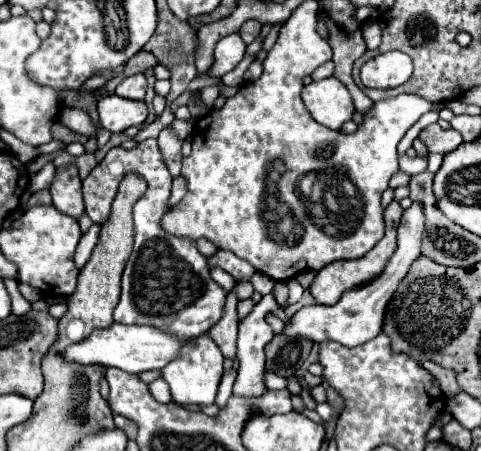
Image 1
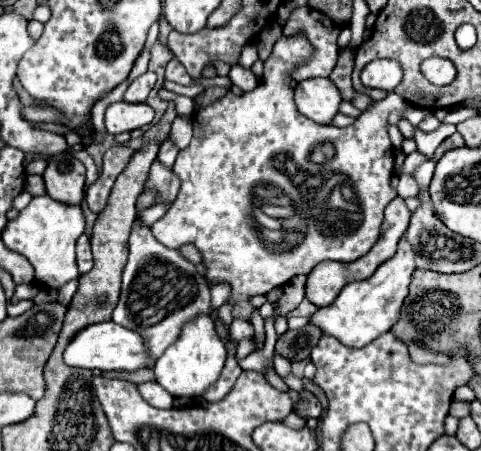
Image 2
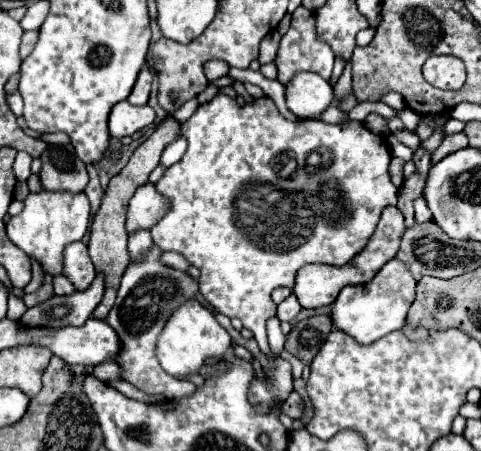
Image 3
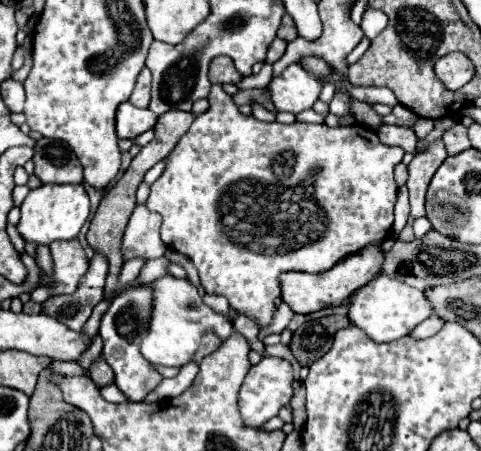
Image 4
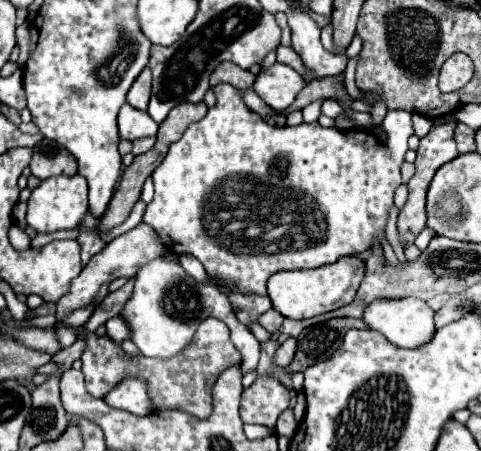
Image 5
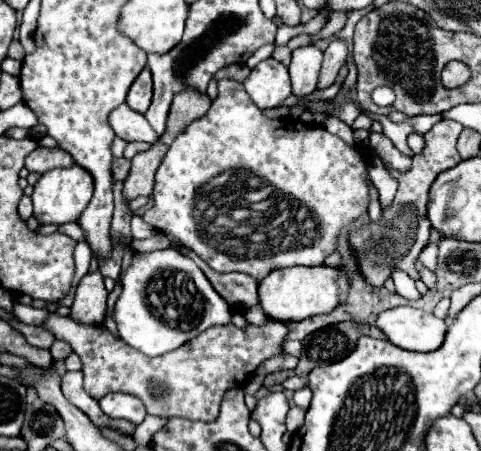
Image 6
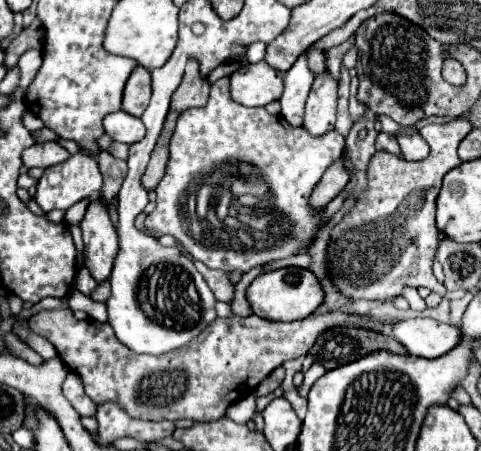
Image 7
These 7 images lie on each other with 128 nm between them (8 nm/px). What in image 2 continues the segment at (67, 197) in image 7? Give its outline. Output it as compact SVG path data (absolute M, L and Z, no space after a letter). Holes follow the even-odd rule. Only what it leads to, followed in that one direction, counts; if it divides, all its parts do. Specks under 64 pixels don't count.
M44 194L44 196L32 198L32 202L14 220L6 224L2 232L2 240L10 250L30 260L36 272L34 280L38 286L60 288L68 280L74 280L80 276L76 268L74 246L76 246L78 236L82 236L84 226L86 226L86 220L78 204L76 206L60 204Z

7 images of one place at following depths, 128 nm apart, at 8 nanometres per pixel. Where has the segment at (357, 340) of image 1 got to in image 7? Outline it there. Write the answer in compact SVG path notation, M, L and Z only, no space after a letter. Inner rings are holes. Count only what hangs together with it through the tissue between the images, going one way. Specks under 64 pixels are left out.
M408 318L392 326L392 336L420 358L440 358L456 348L462 332L456 326L442 324L432 318Z

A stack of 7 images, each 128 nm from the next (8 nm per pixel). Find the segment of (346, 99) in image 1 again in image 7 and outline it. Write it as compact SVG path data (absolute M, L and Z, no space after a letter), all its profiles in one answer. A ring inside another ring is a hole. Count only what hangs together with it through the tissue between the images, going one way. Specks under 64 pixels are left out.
M264 62L246 64L230 74L230 96L242 106L266 106L280 98L282 74Z

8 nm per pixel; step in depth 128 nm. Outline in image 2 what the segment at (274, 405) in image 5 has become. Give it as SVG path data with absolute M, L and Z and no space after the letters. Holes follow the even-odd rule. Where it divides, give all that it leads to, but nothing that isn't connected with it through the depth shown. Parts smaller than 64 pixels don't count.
M300 34L300 36L292 36L292 38L284 38L284 36L282 36L282 38L276 42L276 46L274 46L274 50L272 50L272 54L270 54L270 58L264 62L264 82L260 82L256 90L244 92L242 96L232 96L232 94L228 92L224 98L220 98L220 100L216 100L216 102L212 102L212 104L200 108L200 112L194 114L194 118L192 118L194 138L192 138L190 146L178 154L176 164L174 164L174 168L172 168L172 172L180 178L180 194L176 196L176 202L172 202L172 206L168 208L168 212L166 212L156 224L152 224L152 228L150 228L152 234L154 234L154 238L156 238L160 244L168 246L168 248L176 248L176 246L184 246L184 244L194 244L194 246L198 248L198 252L202 254L202 264L206 266L204 278L206 278L208 286L214 286L214 284L218 284L218 282L230 284L232 294L230 294L230 298L228 298L228 304L232 304L232 318L242 318L242 320L246 320L246 322L250 322L250 320L252 320L252 314L254 314L254 306L250 304L250 298L254 298L254 296L258 296L258 294L268 294L272 288L284 286L288 280L292 280L292 278L298 276L298 274L310 274L310 270L312 270L316 264L324 262L324 260L354 262L354 260L358 260L360 256L364 256L364 254L376 244L376 240L378 240L378 236L380 236L380 224L382 224L382 214L384 214L386 204L392 202L392 200L398 196L396 190L394 190L392 184L390 184L390 180L392 180L394 152L392 152L392 142L390 142L388 132L386 132L386 120L388 120L388 114L390 114L392 110L400 110L400 112L402 112L402 110L408 110L410 104L408 104L406 100L402 100L400 96L396 96L394 92L390 92L384 100L374 102L370 110L362 112L362 114L354 120L354 124L350 124L348 128L336 128L336 126L332 126L332 124L322 126L322 124L316 124L316 122L308 120L306 116L300 116L300 114L296 112L296 104L294 104L294 100L292 100L292 88L290 88L292 78L290 78L290 70L294 70L296 66L300 66L312 52L314 52L314 48L308 44L308 40L306 40L302 34ZM326 144L332 146L334 154L332 154L332 156L326 156L324 162L314 162L314 160L310 158L312 152L314 152L316 148L320 148L320 146L326 146ZM266 200L270 200L272 204L268 204ZM274 206L290 206L290 212L292 212L292 214L290 214L288 218L276 218L276 220L274 220L274 218L268 218L266 212L268 212L270 208L274 208ZM254 210L262 212L262 220L260 220L260 214L258 214L258 218L254 216ZM270 220L274 220L274 224L276 224L278 228L272 228L272 226L270 226ZM266 222L268 222L268 224L266 224Z

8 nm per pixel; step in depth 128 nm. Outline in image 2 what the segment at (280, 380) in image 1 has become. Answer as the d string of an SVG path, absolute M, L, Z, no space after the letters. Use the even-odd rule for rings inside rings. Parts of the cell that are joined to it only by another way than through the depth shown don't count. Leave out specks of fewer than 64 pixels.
M274 320L266 322L266 340L261 351L254 351L243 360L239 361L242 370L254 370L264 374L268 368L266 365L273 365L273 353L275 350L278 334L274 330Z

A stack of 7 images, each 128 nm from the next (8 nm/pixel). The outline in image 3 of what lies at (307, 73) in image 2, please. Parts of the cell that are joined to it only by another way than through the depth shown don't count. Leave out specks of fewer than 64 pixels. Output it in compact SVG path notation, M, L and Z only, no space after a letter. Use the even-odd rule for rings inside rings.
M302 5L292 13L290 30L286 32L286 36L282 36L280 50L278 50L278 56L276 56L278 82L286 84L296 72L316 72L322 78L330 80L336 56L334 56L334 52L332 52L332 48L328 44L318 40L318 36L316 36L316 18L314 15L314 12L304 8Z

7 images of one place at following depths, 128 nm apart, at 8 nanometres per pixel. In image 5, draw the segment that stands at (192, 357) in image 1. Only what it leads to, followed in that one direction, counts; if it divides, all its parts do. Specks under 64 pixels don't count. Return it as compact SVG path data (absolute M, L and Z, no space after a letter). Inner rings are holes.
M166 250L164 258L156 258L148 264L140 266L136 272L134 292L120 312L120 316L124 318L124 322L130 328L130 340L138 346L138 350L144 356L172 358L190 344L190 340L198 328L198 322L212 316L212 318L224 320L226 326L230 328L232 342L236 344L236 348L240 348L240 352L244 356L244 374L250 370L256 370L260 342L248 332L248 328L244 324L240 324L240 320L236 318L236 314L230 306L228 296L224 292L220 292L214 284L200 284L198 280L194 280L190 274L184 272L184 268L178 262L168 260L166 258L168 254L172 254L172 252Z

